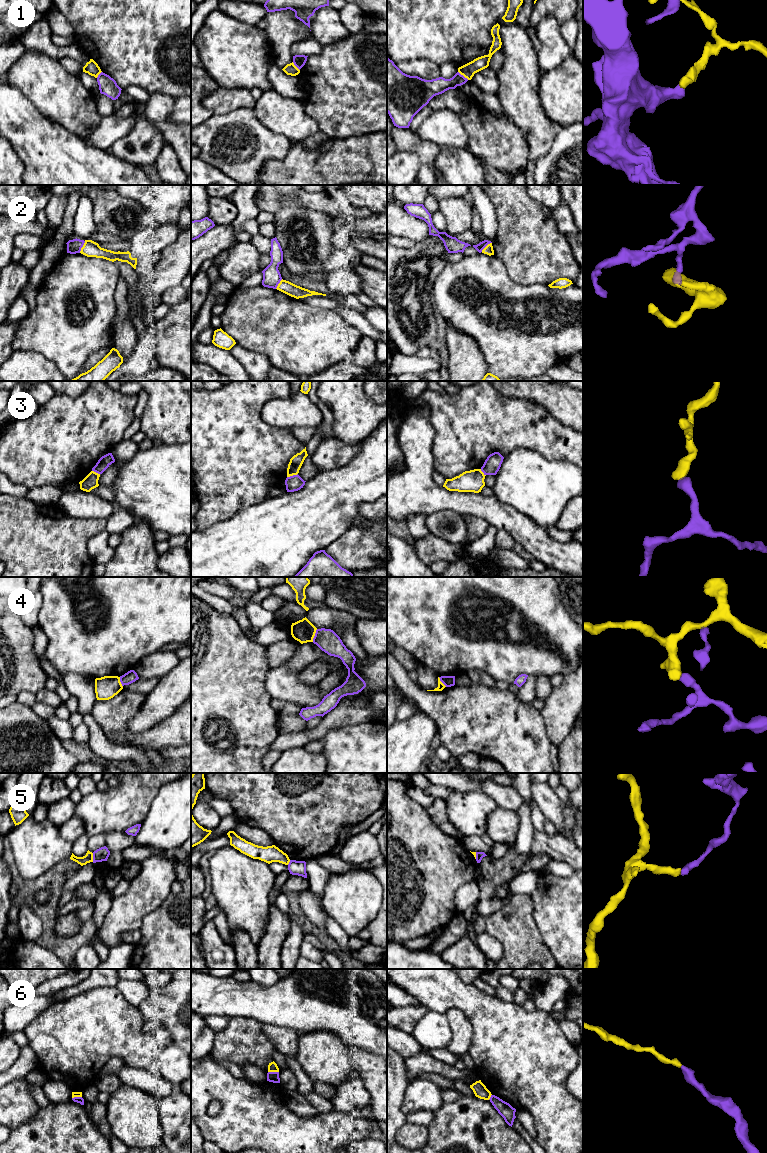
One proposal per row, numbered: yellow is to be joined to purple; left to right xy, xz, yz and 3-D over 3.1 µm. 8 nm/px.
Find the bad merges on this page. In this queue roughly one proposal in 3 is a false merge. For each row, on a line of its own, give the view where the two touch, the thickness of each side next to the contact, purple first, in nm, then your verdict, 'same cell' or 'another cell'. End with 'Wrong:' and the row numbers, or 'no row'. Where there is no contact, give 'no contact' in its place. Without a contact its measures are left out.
1: contact in yz; calibres 130 and 120 nm; another cell
2: contact in xy; calibres 120 and 130 nm; another cell
3: contact in xz; calibres 130 and 100 nm; another cell
4: contact in xz; calibres 180 and 180 nm; another cell
5: contact in xy; calibres 110 and 70 nm; another cell
6: contact in xz; calibres 80 and 80 nm; another cell
Wrong: 1, 2, 3, 4, 5, 6

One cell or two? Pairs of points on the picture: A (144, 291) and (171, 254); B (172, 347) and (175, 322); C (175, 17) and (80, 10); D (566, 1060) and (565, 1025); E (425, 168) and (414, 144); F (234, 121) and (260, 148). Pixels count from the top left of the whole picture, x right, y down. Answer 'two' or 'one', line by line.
A: one
B: one
C: one
D: two
E: one
F: one

